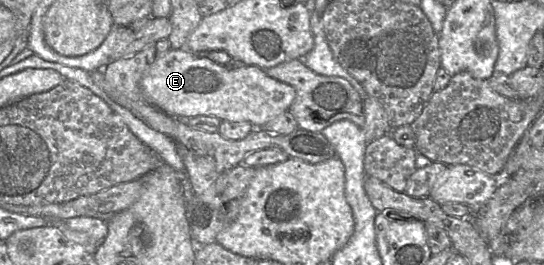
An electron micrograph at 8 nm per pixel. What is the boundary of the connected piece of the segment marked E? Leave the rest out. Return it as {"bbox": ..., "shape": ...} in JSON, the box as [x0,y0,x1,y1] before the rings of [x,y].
{"bbox":[141,47,296,128],"shape":[[[187,47],[156,54],[141,80],[141,90],[149,104],[171,116],[187,119],[210,115],[221,121],[249,122],[255,128],[262,128],[288,110],[296,97],[291,85],[269,77],[257,66],[236,62],[223,65],[192,53]]]}

